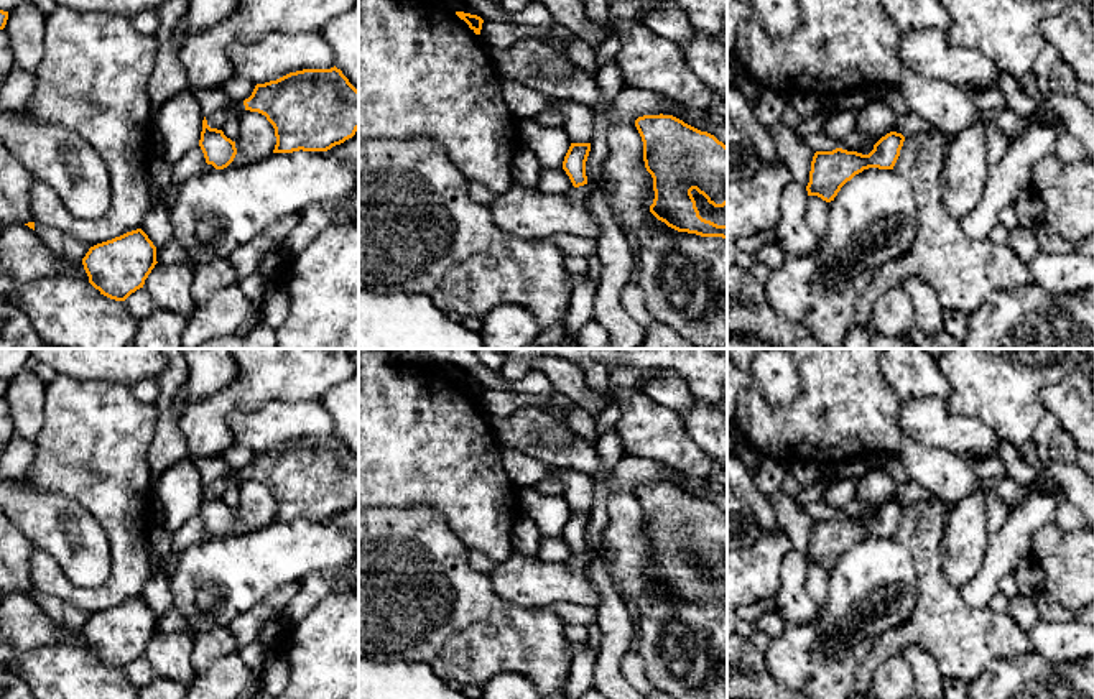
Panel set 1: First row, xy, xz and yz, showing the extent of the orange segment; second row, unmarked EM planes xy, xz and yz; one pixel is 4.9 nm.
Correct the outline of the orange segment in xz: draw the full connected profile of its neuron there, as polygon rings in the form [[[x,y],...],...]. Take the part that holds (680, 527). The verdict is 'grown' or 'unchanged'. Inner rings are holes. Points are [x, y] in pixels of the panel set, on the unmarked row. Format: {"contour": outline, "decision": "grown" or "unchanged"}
{"contour": [[[643,484],[635,495],[653,546],[650,581],[678,600],[727,607],[727,594],[702,587],[691,562],[696,558],[714,576],[727,572],[727,515],[673,484]]], "decision": "unchanged"}

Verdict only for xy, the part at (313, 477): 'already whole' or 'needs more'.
already whole

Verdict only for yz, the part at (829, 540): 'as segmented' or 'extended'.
as segmented

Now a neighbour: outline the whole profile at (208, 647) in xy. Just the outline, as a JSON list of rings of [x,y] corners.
[[[212,628],[192,635],[191,664],[194,673],[201,673],[217,660],[235,653],[235,640],[229,628]]]

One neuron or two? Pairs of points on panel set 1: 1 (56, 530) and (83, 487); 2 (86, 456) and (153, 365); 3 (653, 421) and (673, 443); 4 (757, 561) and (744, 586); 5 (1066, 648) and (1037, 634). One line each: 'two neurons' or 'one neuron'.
1: two neurons
2: two neurons
3: one neuron
4: one neuron
5: one neuron

